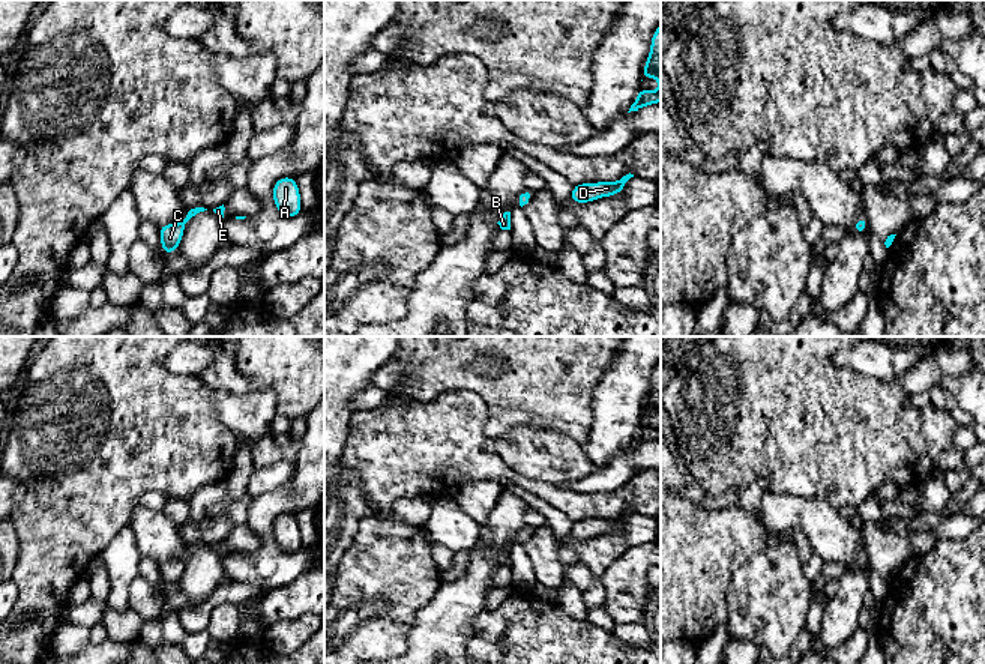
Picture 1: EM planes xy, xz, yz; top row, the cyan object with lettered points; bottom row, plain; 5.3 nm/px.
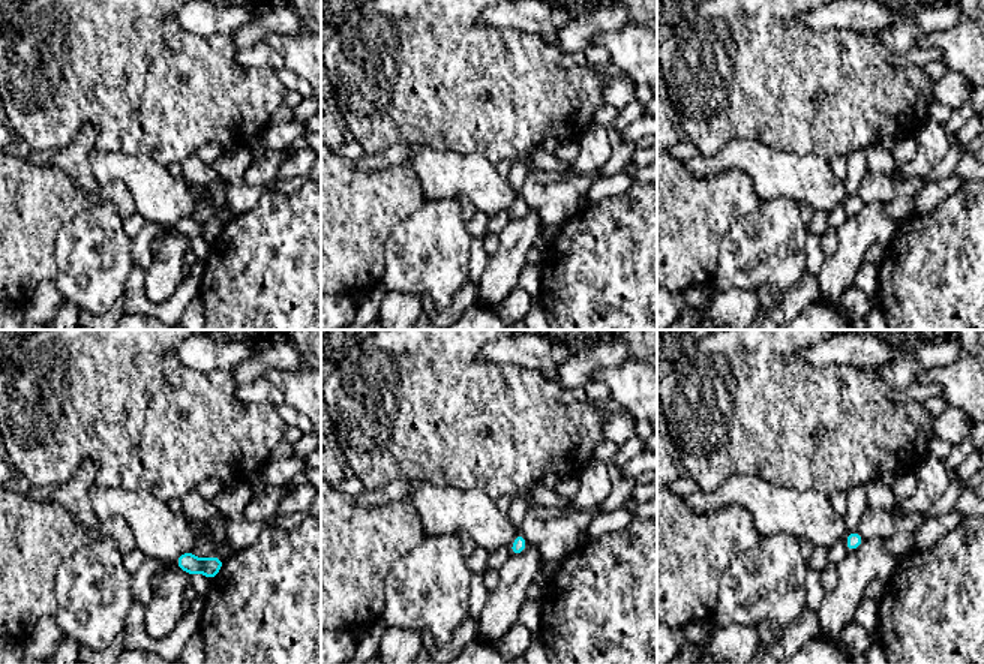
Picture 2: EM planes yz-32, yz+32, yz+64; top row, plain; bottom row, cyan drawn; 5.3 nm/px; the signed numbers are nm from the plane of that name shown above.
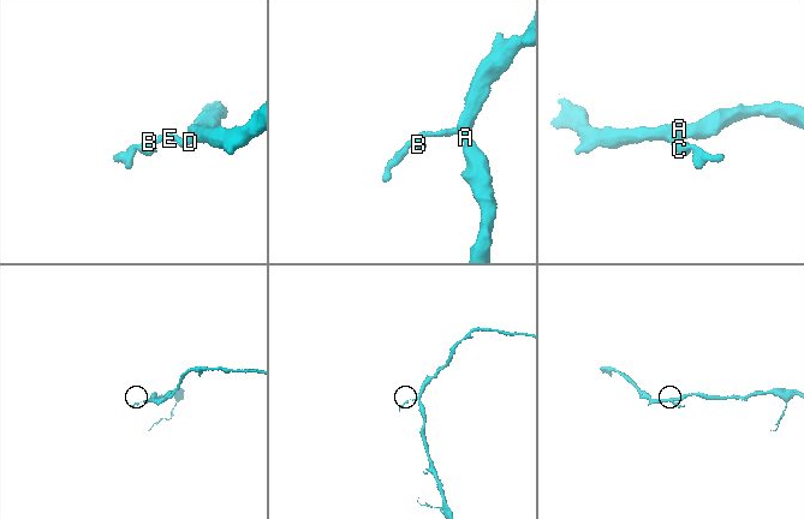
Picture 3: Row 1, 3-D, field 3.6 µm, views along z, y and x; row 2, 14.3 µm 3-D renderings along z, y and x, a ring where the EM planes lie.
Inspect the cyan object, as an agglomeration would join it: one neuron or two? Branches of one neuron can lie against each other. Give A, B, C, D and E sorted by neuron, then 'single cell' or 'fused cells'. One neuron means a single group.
A B C D E; single cell

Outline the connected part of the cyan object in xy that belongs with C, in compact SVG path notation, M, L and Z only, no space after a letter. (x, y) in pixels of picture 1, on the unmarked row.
M204 544L191 545L182 559L167 560L164 563L159 563L159 572L161 572L161 581L162 581L161 586L165 587L168 592L173 590L183 575L185 560L192 553L195 553L197 550L204 548L204 547L207 547L207 545L204 545Z

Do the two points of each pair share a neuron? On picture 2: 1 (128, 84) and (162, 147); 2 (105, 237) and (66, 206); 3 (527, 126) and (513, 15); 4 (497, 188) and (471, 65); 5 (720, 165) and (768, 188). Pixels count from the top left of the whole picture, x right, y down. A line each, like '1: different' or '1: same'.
1: same
2: different
3: different
4: different
5: same

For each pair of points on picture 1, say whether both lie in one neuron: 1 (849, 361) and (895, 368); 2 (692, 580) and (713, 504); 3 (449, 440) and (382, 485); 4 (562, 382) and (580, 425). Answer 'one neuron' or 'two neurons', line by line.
1: one neuron
2: two neurons
3: one neuron
4: one neuron

